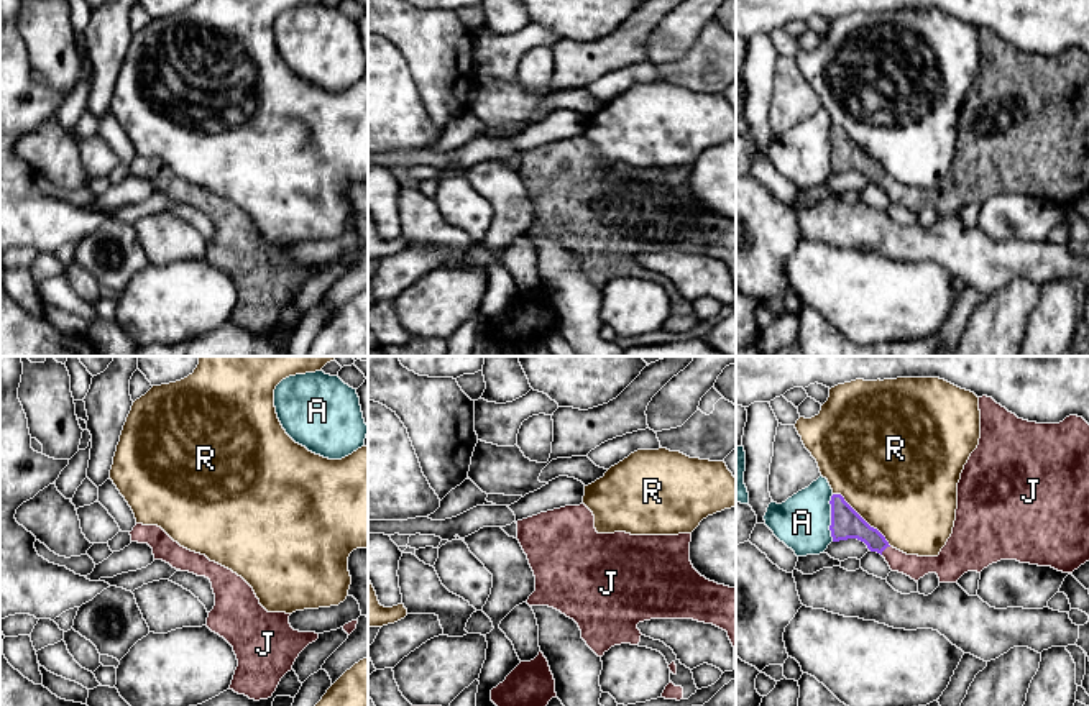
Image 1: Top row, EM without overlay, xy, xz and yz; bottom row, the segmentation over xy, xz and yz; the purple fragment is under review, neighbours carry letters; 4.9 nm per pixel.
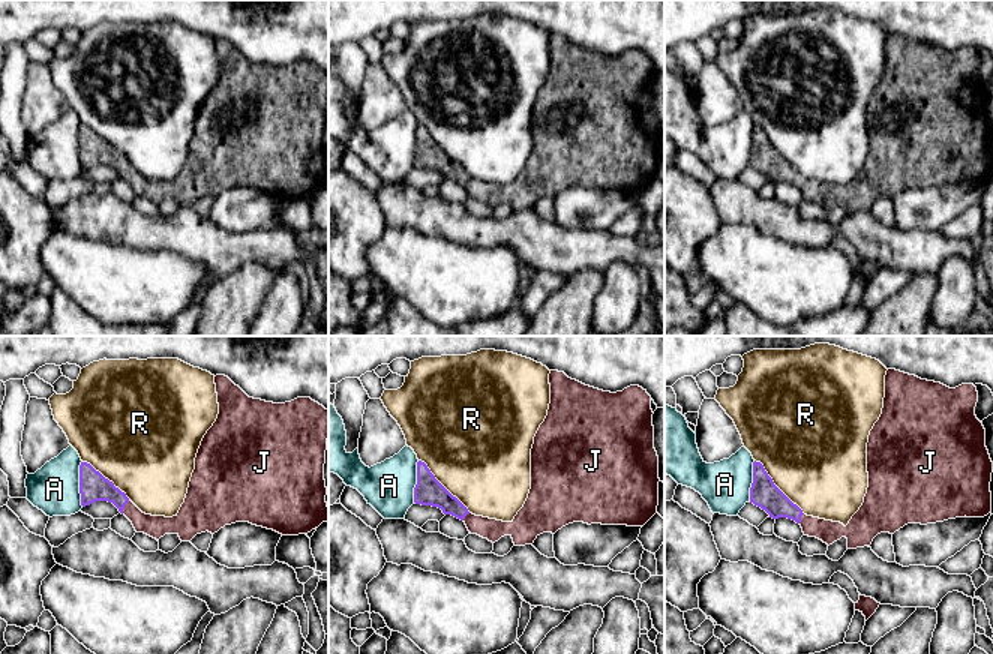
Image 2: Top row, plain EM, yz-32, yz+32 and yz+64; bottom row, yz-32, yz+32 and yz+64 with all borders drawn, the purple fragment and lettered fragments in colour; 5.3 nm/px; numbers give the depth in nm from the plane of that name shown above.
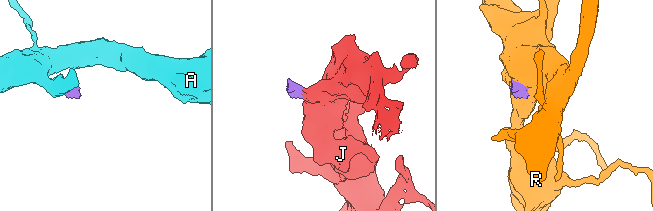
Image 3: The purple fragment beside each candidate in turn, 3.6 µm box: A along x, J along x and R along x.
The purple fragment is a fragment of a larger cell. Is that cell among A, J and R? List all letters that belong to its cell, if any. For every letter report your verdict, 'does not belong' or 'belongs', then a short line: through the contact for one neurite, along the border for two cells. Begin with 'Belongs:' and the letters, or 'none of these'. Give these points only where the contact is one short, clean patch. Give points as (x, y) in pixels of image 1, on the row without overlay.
Belongs: J
A: does not belong; line yz (833, 127), (830, 133), (831, 173)
J: belongs; line yz (846, 155), (868, 166), (884, 181), (899, 194), (915, 199)
R: does not belong

